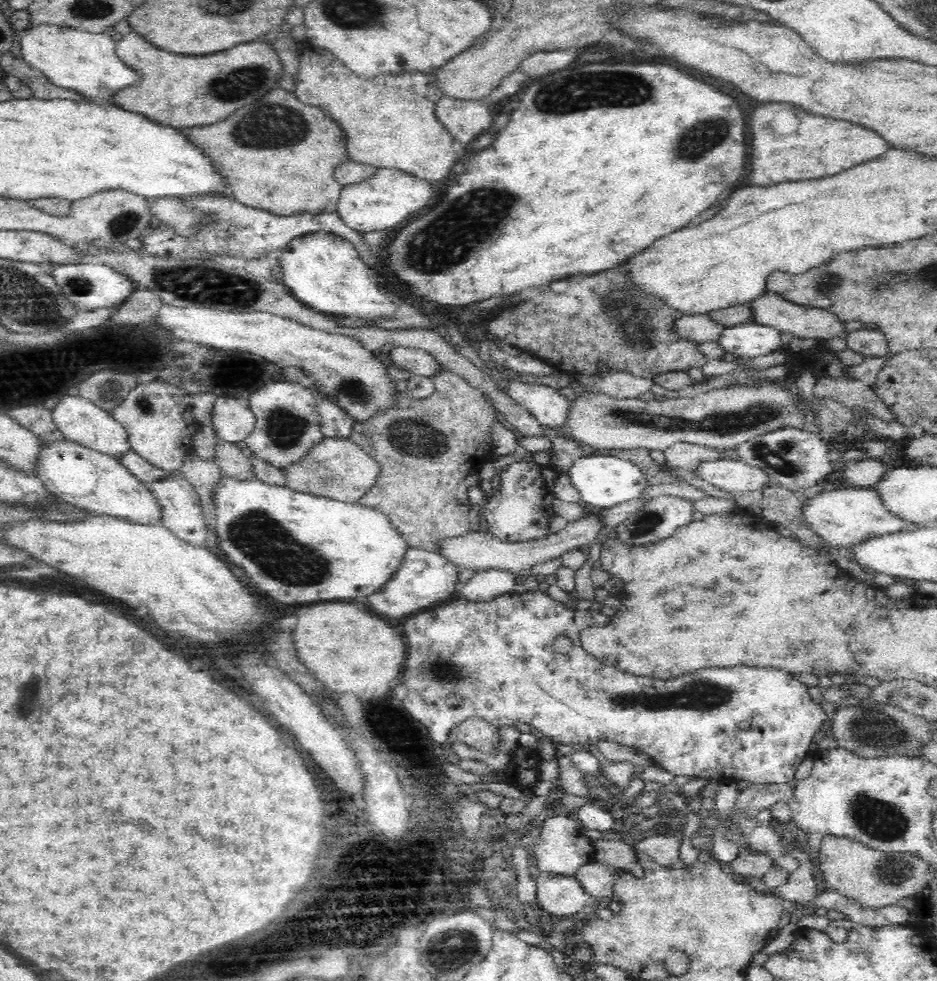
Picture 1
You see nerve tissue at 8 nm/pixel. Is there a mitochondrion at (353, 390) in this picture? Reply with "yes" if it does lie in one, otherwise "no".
yes

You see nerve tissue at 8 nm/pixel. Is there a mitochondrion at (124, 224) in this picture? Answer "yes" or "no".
yes

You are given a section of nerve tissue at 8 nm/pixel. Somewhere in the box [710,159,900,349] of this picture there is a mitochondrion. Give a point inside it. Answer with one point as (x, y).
(828, 283)

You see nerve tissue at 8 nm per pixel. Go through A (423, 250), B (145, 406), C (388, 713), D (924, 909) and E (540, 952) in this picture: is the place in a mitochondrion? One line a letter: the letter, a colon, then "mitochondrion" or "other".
A: mitochondrion
B: mitochondrion
C: other
D: other
E: other

